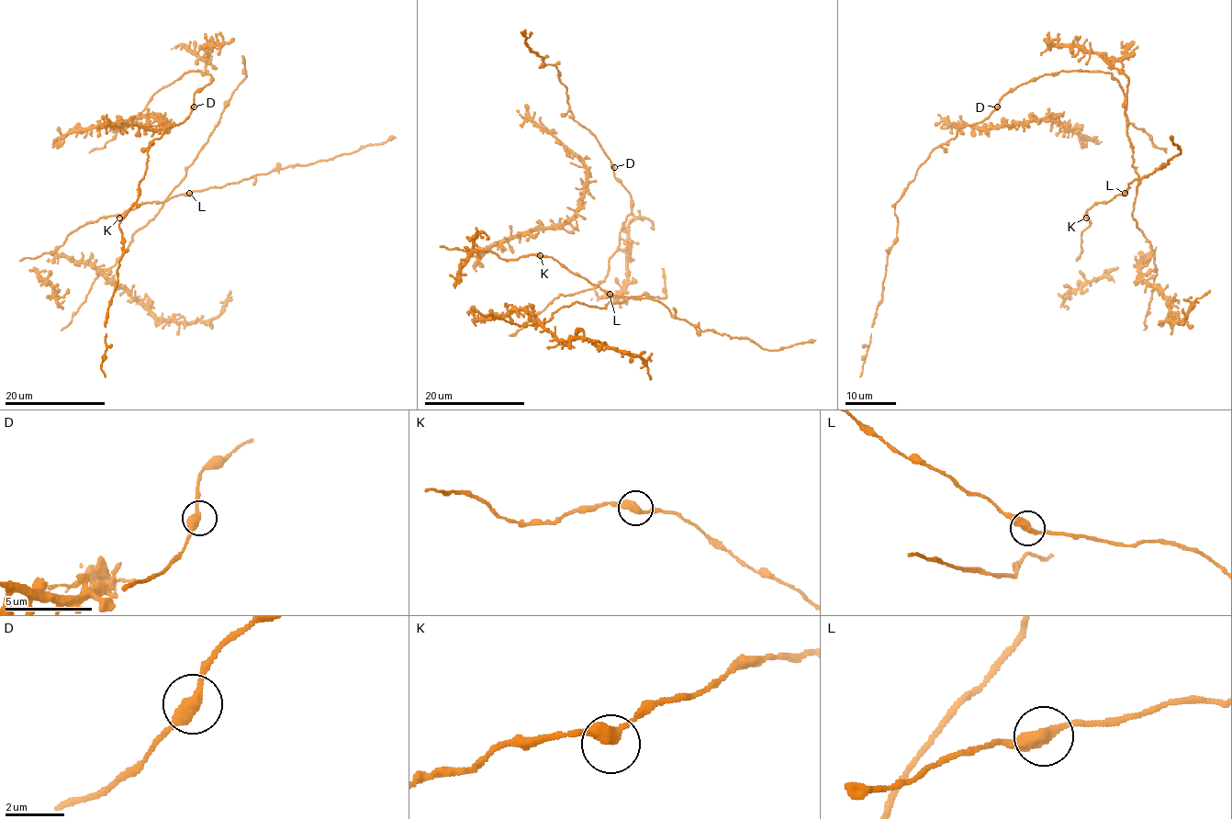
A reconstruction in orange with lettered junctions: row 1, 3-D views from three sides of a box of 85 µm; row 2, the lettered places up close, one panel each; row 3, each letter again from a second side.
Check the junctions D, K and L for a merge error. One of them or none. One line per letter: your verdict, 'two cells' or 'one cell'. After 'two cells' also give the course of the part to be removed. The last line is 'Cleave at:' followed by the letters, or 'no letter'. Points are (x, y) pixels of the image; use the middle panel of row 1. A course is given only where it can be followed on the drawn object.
D: one cell
K: one cell
L: one cell
Cleave at: no letter

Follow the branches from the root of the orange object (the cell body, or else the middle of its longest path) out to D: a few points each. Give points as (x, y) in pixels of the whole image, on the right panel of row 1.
D: (1110, 61), (1096, 53), (1086, 53), (1078, 62), (1078, 70), (1034, 77), (1012, 88), (997, 106)

